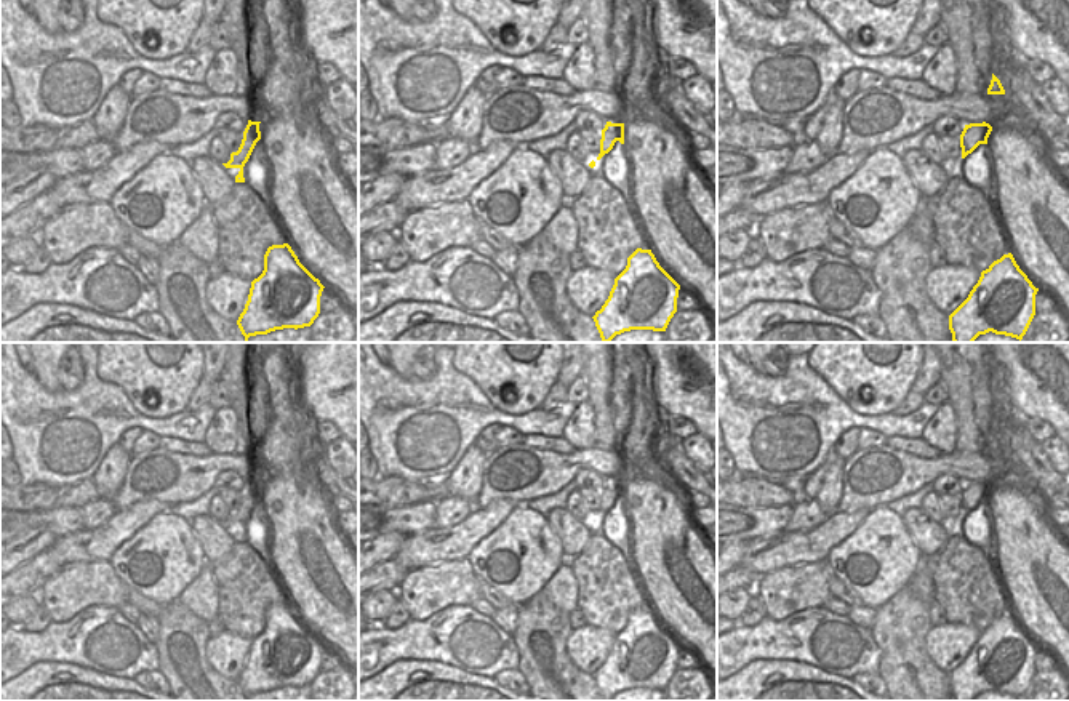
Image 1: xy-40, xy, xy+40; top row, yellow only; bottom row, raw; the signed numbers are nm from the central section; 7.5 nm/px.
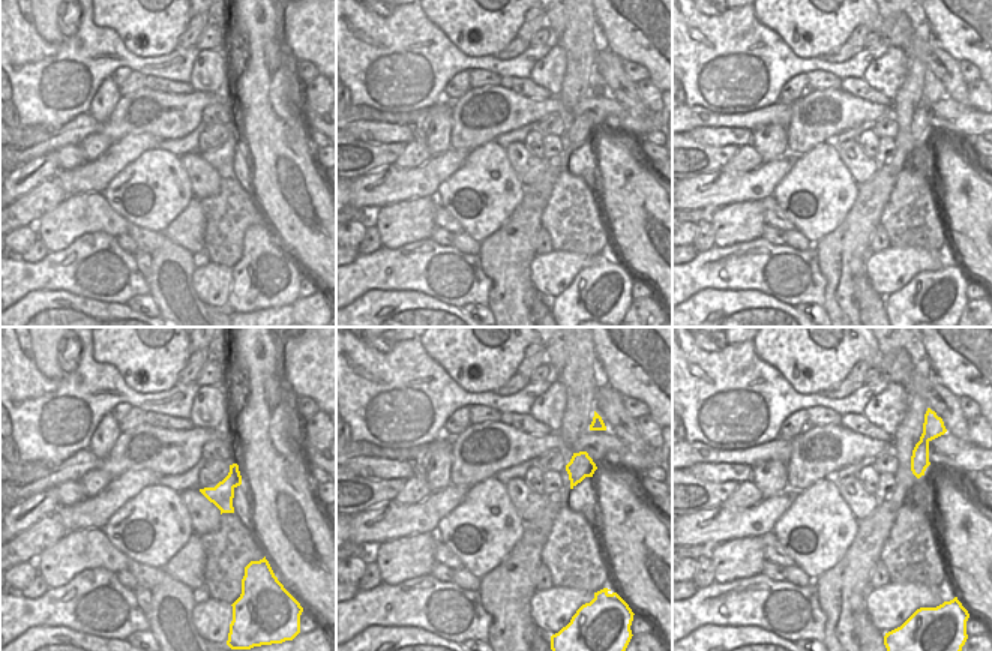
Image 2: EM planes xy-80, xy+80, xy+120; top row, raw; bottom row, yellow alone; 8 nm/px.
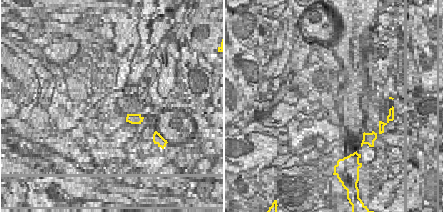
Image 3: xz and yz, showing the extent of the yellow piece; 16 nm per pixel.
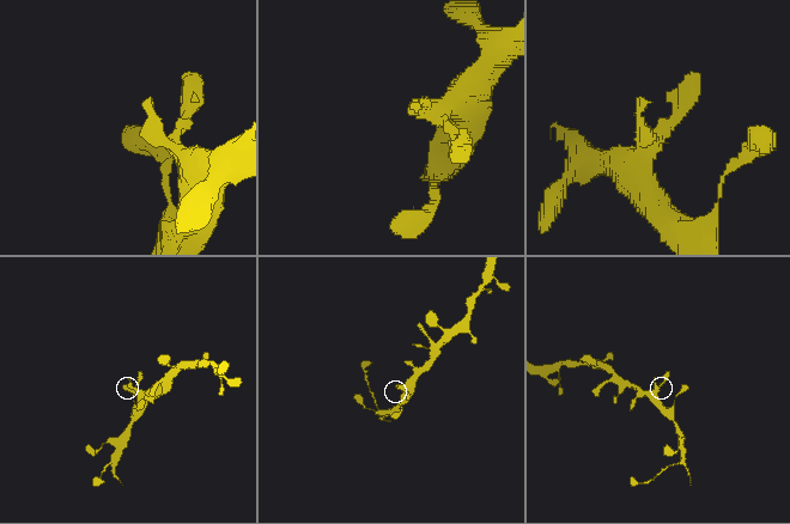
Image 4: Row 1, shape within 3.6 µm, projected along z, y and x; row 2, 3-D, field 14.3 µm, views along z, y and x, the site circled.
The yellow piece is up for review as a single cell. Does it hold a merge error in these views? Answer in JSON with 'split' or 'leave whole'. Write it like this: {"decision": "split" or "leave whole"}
{"decision": "leave whole"}

